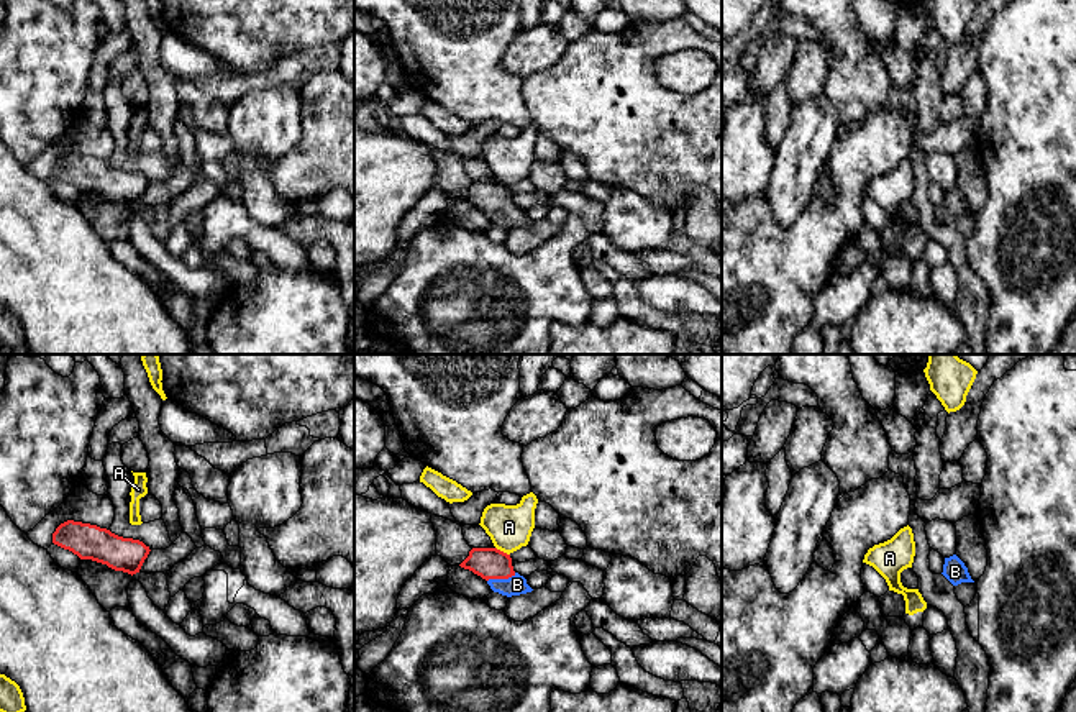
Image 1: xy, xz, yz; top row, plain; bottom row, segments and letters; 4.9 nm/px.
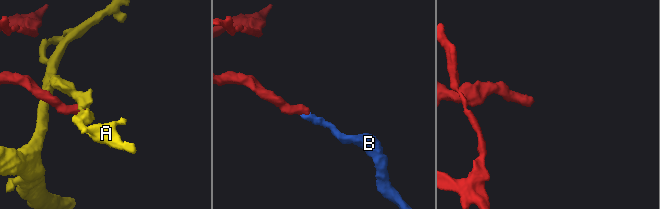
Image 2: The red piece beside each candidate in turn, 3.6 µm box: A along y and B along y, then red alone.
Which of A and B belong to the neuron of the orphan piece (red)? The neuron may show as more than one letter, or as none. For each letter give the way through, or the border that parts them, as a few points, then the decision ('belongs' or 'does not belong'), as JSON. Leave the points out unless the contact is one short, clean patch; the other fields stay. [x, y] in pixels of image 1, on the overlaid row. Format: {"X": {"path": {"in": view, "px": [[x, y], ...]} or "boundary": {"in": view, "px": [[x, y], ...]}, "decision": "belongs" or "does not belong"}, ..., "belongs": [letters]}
{"A": {"decision": "does not belong"}, "B": {"path": {"in": "xz", "px": [[489, 563], [501, 578], [517, 584]]}, "decision": "belongs"}, "belongs": ["B"]}

